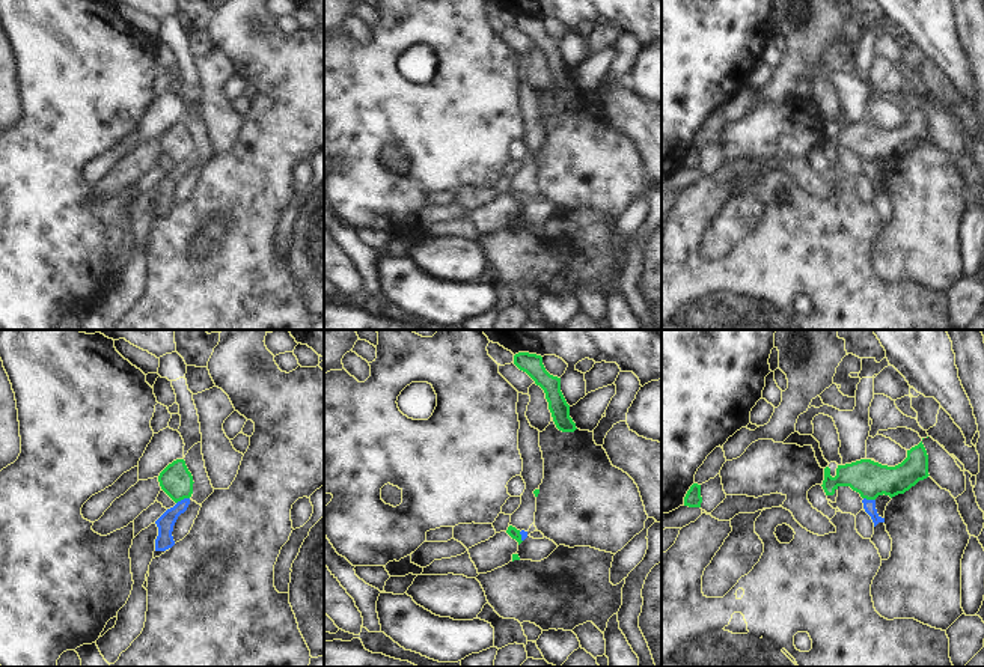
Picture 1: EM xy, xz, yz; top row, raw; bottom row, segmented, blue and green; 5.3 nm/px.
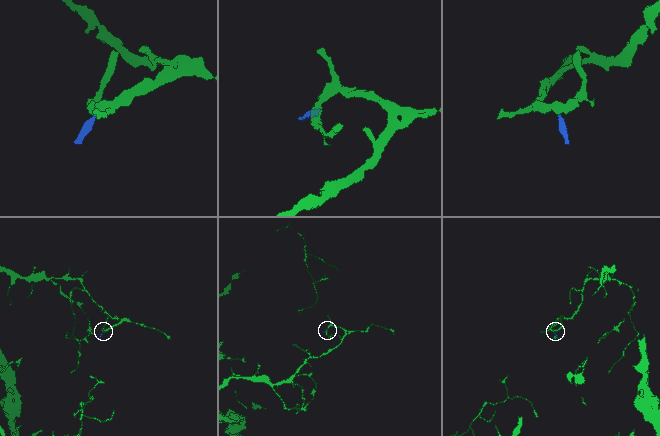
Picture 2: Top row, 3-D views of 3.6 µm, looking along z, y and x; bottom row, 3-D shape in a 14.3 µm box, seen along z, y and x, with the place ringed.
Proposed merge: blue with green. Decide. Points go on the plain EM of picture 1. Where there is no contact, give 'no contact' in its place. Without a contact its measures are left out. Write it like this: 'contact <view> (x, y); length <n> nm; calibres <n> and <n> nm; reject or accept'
contact xy (184, 161); length 80 nm; calibres 90 and 170 nm; reject

